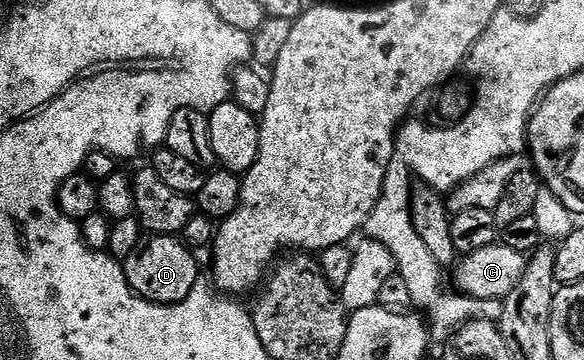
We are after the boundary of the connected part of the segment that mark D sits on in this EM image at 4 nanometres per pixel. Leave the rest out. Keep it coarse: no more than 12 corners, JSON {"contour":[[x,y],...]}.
{"contour":[[147,236],[124,262],[130,290],[179,305],[200,283],[177,236]]}

